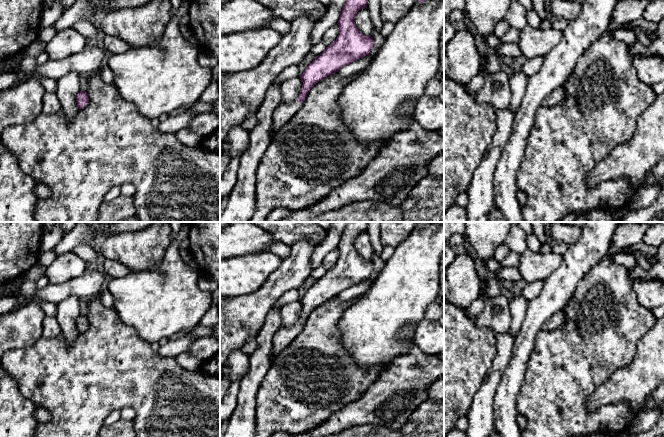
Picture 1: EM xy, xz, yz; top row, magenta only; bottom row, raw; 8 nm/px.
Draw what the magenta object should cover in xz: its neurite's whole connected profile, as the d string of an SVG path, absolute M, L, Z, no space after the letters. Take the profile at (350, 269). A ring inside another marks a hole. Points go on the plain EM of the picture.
M348 222L339 241L339 258L325 275L316 280L300 299L303 310L293 327L281 327L273 337L272 359L283 351L302 331L305 321L316 307L338 296L342 291L368 279L374 270L371 260L363 259L356 251L356 237L367 232L368 222Z

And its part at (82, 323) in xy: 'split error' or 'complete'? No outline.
complete

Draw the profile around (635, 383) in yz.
M664 316L656 319L655 325L641 338L633 362L615 371L587 399L586 406L589 411L596 411L603 405L620 404L626 401L633 417L636 418L644 410L646 399L652 396L660 384L664 384Z

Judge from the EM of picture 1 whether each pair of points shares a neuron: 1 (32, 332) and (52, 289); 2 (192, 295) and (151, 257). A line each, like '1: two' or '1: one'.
1: two
2: two

